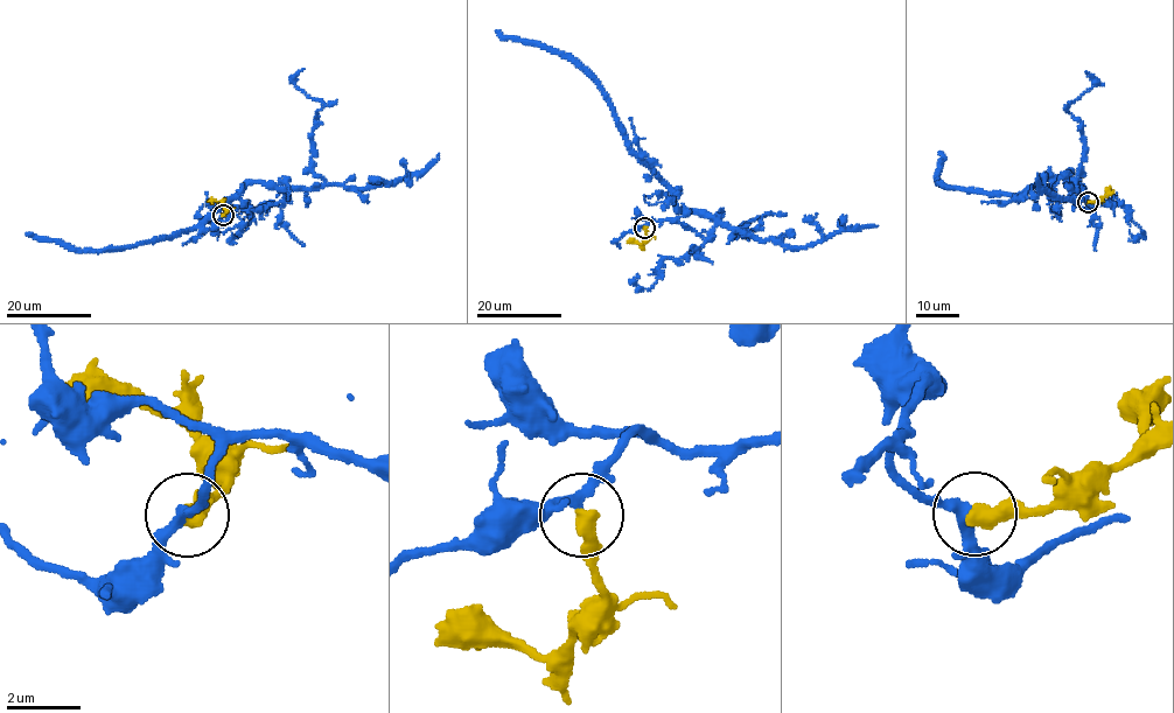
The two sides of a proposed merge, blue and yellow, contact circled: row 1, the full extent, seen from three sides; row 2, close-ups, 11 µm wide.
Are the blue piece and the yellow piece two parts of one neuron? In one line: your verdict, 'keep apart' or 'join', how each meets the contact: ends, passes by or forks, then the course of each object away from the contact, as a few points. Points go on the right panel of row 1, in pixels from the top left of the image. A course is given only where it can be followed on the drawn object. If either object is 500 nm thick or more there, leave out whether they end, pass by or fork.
join | blue passes by | yellow ends | blue via (1088, 202), (1081, 194), (1074, 198), (1085, 198), (1069, 184), (1069, 170), (1017, 195), (944, 184), (938, 151) | yellow via (1088, 202), (1101, 201), (1109, 189)

